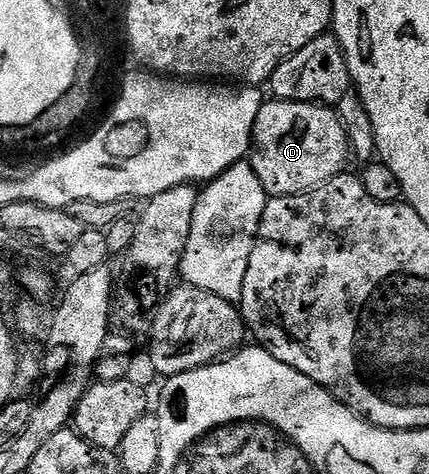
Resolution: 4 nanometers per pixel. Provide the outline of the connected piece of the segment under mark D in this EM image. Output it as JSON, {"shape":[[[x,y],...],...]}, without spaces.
{"shape":[[[264,101],[261,112],[257,112],[253,153],[249,161],[257,172],[265,192],[269,196],[284,198],[290,194],[305,194],[316,190],[331,178],[344,173],[348,169],[347,158],[352,157],[351,145],[338,113],[332,107],[317,102],[280,102]]]}

